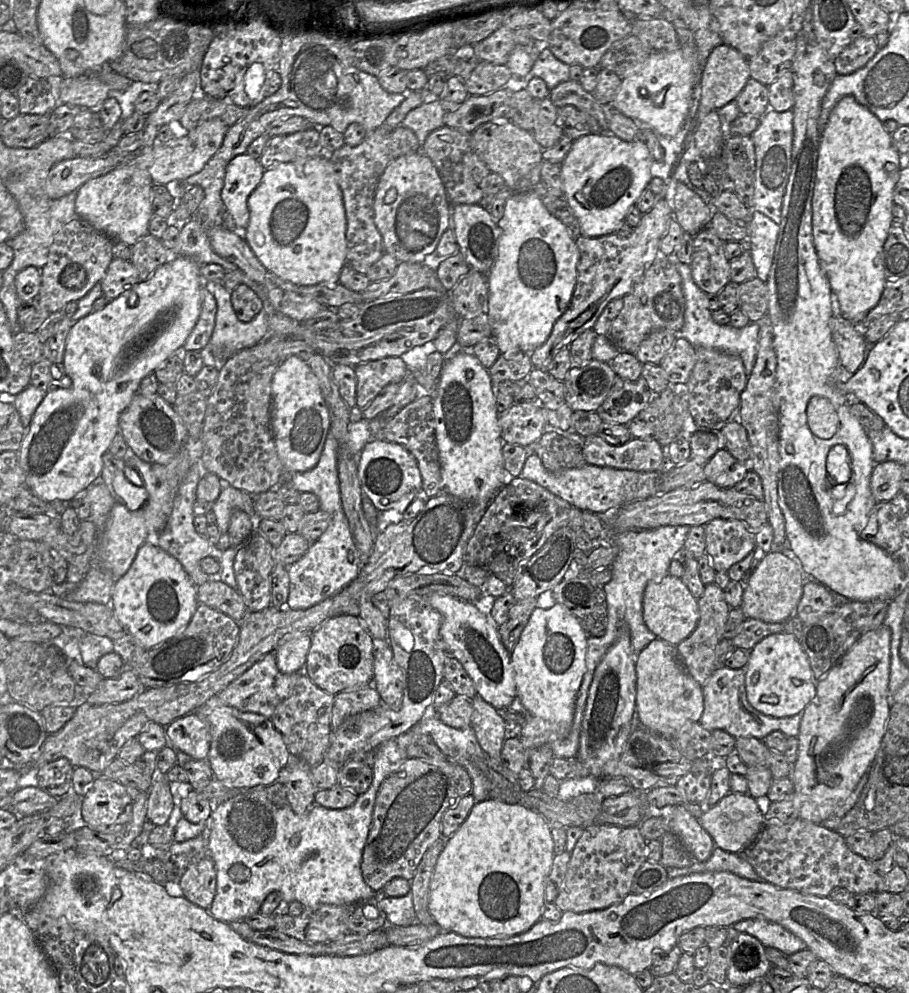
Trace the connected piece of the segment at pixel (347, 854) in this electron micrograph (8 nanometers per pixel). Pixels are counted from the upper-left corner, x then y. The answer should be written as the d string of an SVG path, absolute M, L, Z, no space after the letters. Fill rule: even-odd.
M397 738L382 743L372 758L373 780L368 790L357 796L356 802L344 809L329 809L313 805L307 814L297 815L290 805L276 806L266 796L265 786L257 786L215 805L209 818L210 836L208 856L216 869L216 891L209 914L216 920L231 923L259 913L265 898L273 891L281 894L284 905L299 901L305 908L321 904L354 905L375 897L378 907L386 915L387 926L410 926L417 923L411 891L401 897L388 897L377 894L363 880L361 860L370 826L376 795L384 779L393 773L408 756L399 746Z

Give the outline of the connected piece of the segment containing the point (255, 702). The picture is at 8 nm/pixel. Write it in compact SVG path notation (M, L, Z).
M270 652L230 683L218 695L225 705L241 712L250 712L271 718L280 702L289 696L302 672L285 674L278 670L275 653Z

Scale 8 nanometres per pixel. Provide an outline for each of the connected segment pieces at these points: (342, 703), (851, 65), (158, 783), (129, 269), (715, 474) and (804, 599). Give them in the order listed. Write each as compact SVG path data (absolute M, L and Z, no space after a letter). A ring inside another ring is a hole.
M373 685L345 690L334 695L330 719L331 731L336 730L346 717L373 710L381 704L380 696Z
M858 37L833 60L837 74L848 75L864 67L878 50L875 37Z
M158 771L152 778L152 785L148 792L146 818L154 826L166 824L173 810L170 782L165 775Z
M113 258L100 282L104 296L109 300L119 297L140 282L139 273L131 261Z
M721 447L704 465L707 481L721 488L732 488L740 482L749 471L749 464L735 459L725 447Z
M805 582L803 593L796 608L796 615L804 625L837 608L837 601L831 590L820 582Z

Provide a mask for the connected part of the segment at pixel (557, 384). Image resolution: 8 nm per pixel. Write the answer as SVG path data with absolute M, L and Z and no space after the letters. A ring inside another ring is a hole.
M533 368L526 381L534 388L538 402L544 410L556 410L565 403L565 385L546 370Z

